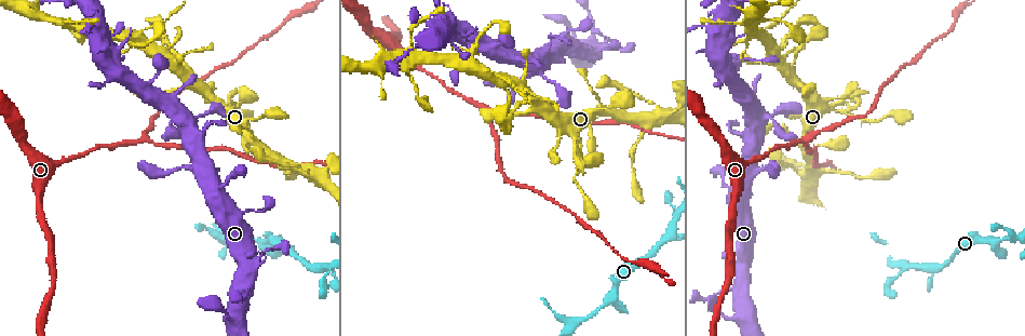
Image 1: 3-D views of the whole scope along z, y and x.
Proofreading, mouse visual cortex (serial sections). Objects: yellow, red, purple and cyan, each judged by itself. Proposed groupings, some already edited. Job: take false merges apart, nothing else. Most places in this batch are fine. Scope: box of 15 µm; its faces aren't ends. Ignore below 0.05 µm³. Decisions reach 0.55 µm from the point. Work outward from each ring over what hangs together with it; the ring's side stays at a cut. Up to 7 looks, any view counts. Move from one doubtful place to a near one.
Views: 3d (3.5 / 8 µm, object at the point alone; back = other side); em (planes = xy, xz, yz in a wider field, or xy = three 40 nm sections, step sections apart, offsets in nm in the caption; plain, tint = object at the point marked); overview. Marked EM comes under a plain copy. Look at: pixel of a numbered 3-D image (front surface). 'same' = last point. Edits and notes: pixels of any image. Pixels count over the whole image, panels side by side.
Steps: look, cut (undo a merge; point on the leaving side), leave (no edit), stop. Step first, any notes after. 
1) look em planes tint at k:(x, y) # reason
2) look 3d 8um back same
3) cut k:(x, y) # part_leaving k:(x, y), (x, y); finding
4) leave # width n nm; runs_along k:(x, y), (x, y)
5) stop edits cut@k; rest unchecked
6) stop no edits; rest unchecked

look 3d 3.5um at 1:(601, 112) # abrupt turn

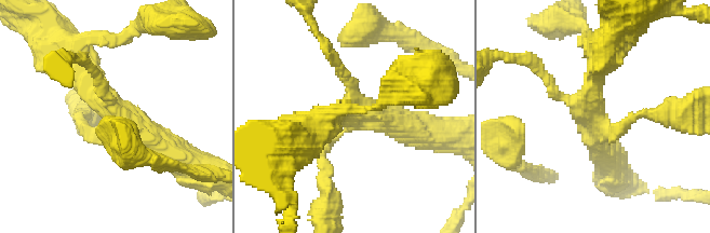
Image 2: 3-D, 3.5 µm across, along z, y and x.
look em xy step 5 tint at 2:(113, 113) # arms 4; arm_widths 150, 200, 350, 450 nm

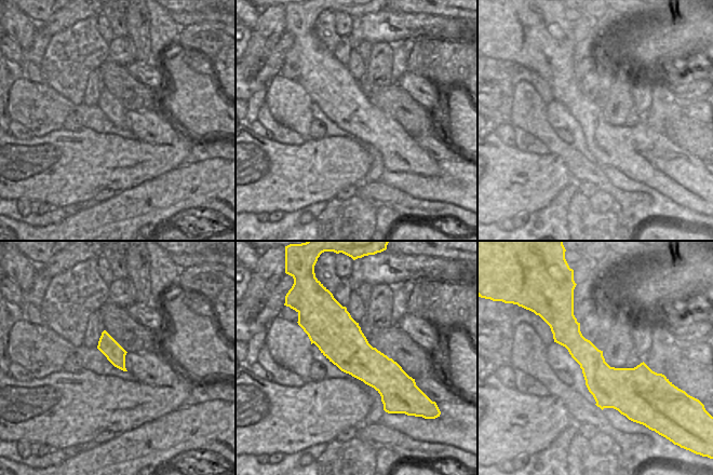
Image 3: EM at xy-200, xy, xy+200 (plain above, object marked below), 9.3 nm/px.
look em xy step 3 tint same

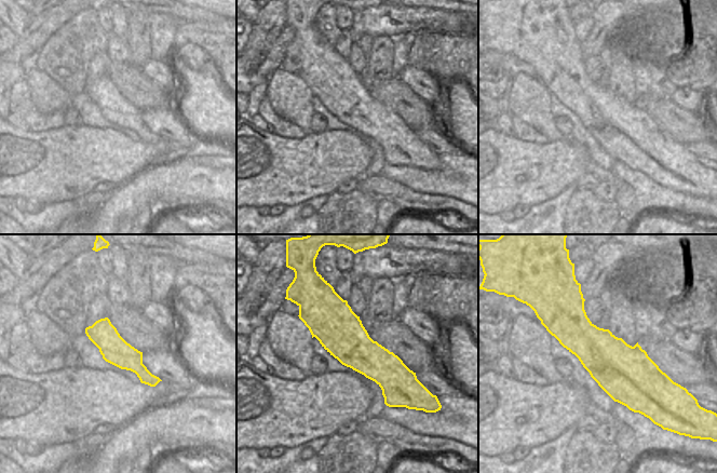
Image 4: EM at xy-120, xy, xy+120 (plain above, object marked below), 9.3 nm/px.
leave # runs_along 2:(71, 53), (88, 86), (171, 152); all the same cell

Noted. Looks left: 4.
look 3d 3.5um at 1:(803, 141) # three-way junction

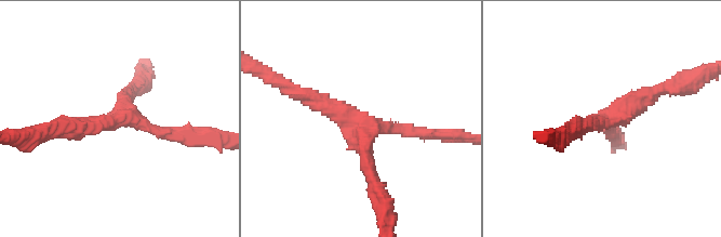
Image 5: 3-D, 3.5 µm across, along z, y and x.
look em planes tint at 5:(608, 118) # arms 3; arm_widths 200, 200, 250 nm; shape alone is not enough

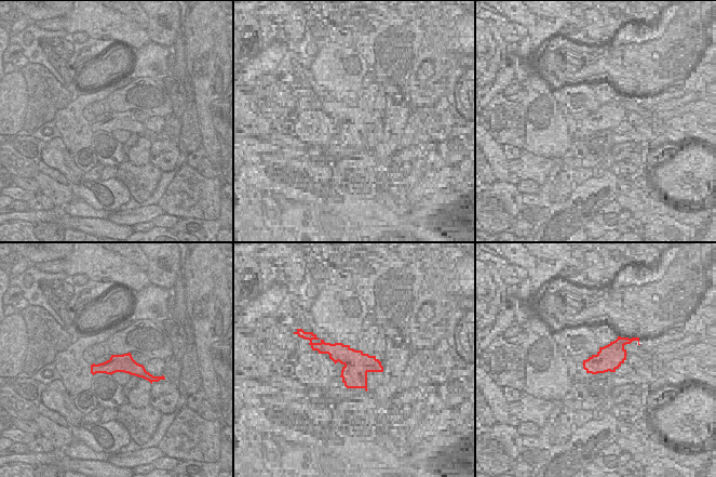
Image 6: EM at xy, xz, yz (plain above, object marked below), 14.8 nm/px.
leave # runs_along 6:(93, 367), (132, 367), (145, 374); continuous, no second cell

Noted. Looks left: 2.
look 3d 3.5um at 1:(1015, 236) # arms part here

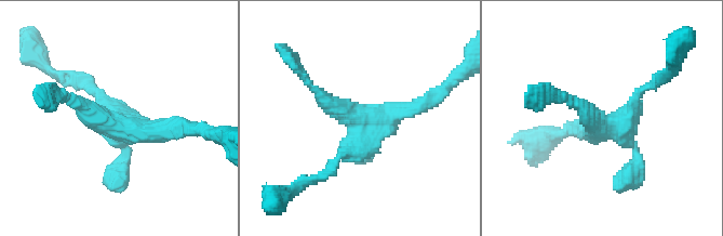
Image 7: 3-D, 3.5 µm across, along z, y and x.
look em xy step 3 tint at 7:(365, 120)

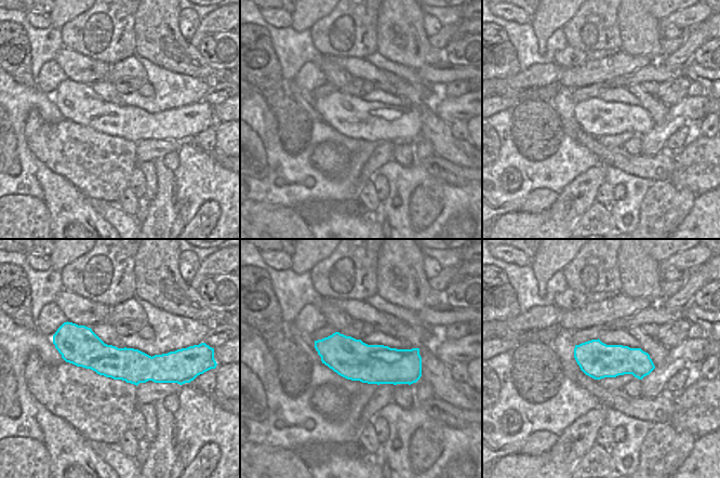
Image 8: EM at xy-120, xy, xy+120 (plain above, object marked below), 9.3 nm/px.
leave # width 380 nm; runs_along 7:(190, 129), (121, 129), (68, 95); one cell here

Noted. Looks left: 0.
stop no edits; rest unchecked

